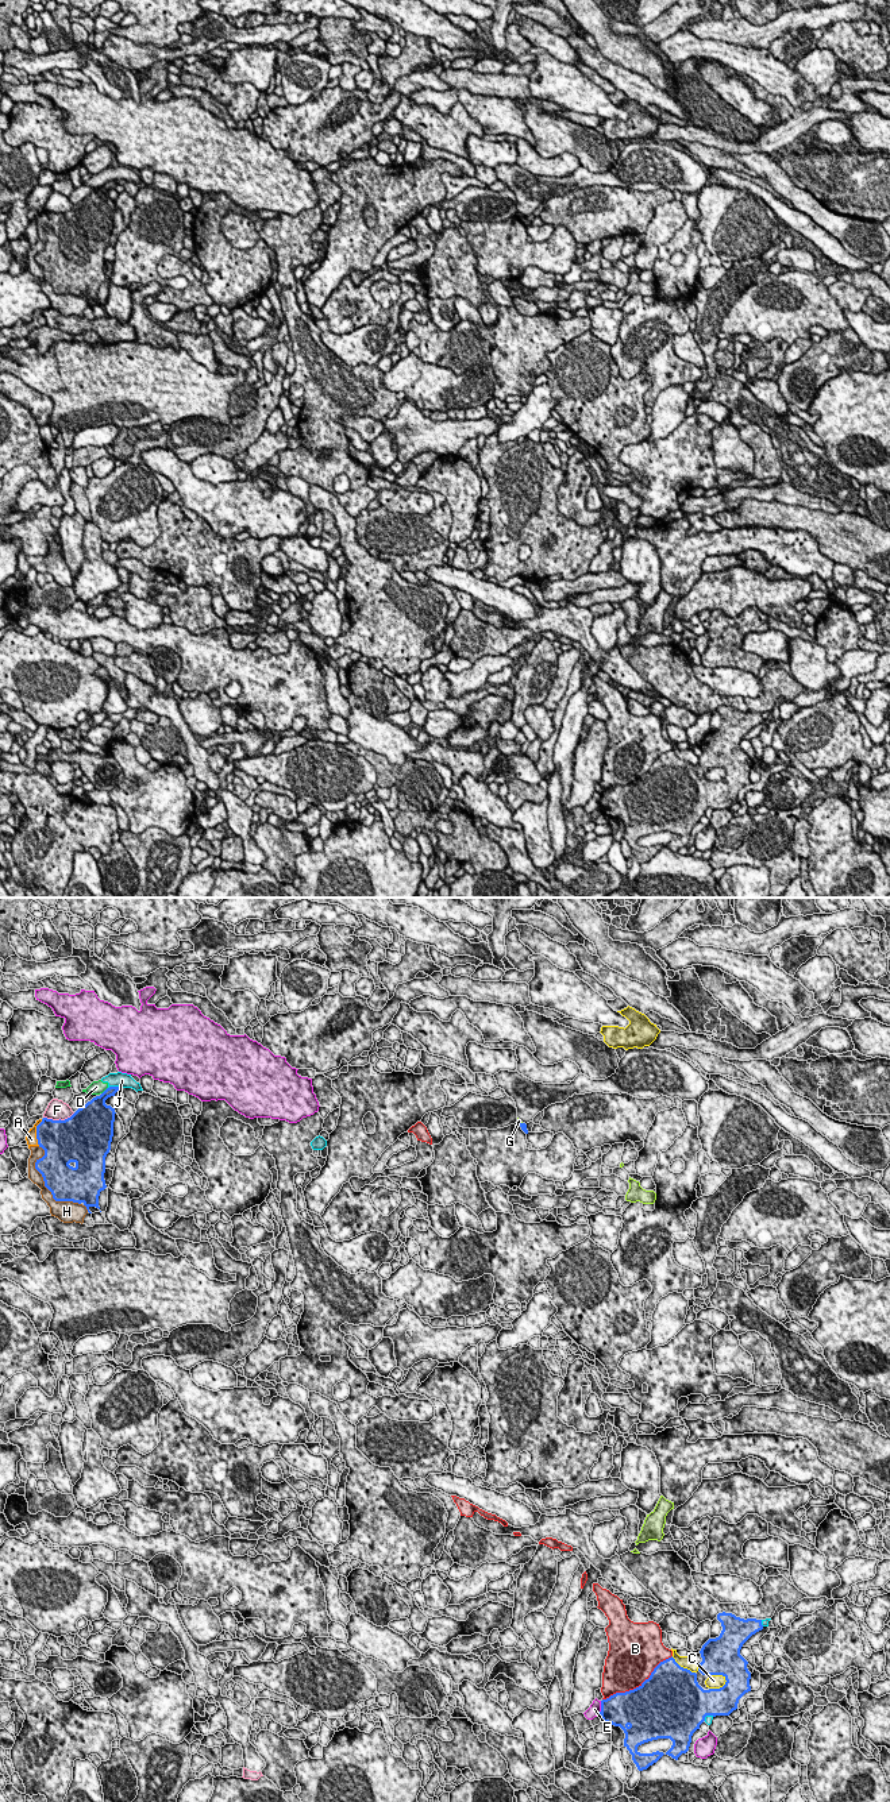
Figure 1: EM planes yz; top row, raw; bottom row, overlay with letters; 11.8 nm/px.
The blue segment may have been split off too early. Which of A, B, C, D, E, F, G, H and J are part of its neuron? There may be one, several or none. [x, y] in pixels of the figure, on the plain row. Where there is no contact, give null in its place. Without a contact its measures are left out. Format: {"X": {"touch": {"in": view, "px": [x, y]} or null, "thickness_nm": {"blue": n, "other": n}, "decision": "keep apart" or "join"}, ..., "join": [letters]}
{"A": {"touch": {"in": "yz", "px": [37, 226]}, "thickness_nm": {"blue": 440, "other": 130}, "decision": "keep apart"}, "B": {"touch": {"in": "yz", "px": [639, 779]}, "thickness_nm": {"blue": 500, "other": 480}, "decision": "keep apart"}, "C": {"touch": {"in": "yz", "px": [720, 780]}, "thickness_nm": {"blue": 340, "other": 160}, "decision": "keep apart"}, "D": {"touch": {"in": "yz", "px": [104, 184]}, "thickness_nm": {"blue": 280, "other": 160}, "decision": "keep apart"}, "E": {"touch": {"in": "yz", "px": [601, 802]}, "thickness_nm": {"blue": 420, "other": 140}, "decision": "keep apart"}, "F": {"touch": {"in": "yz", "px": [60, 212]}, "thickness_nm": {"blue": 480, "other": 240}, "decision": "keep apart"}, "G": {"touch": {"in": "yz", "px": [519, 216]}, "thickness_nm": {"blue": 70, "other": 50}, "decision": "keep apart"}, "H": {"touch": {"in": "yz", "px": [45, 278]}, "thickness_nm": {"blue": 420, "other": 140}, "decision": "keep apart"}, "J": {"touch": {"in": "yz", "px": [114, 180]}, "thickness_nm": {"blue": 160, "other": 190}, "decision": "keep apart"}, "join": []}

